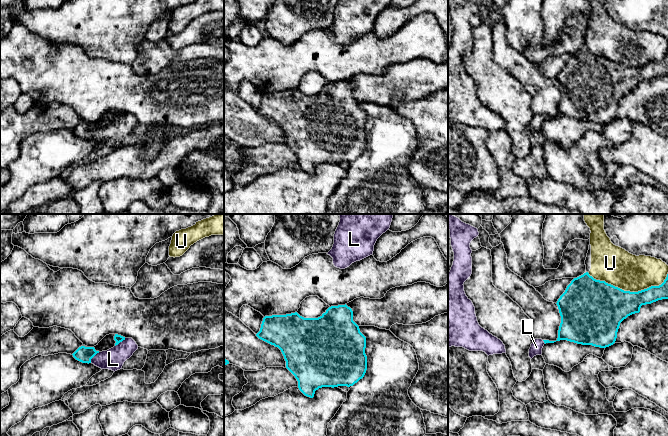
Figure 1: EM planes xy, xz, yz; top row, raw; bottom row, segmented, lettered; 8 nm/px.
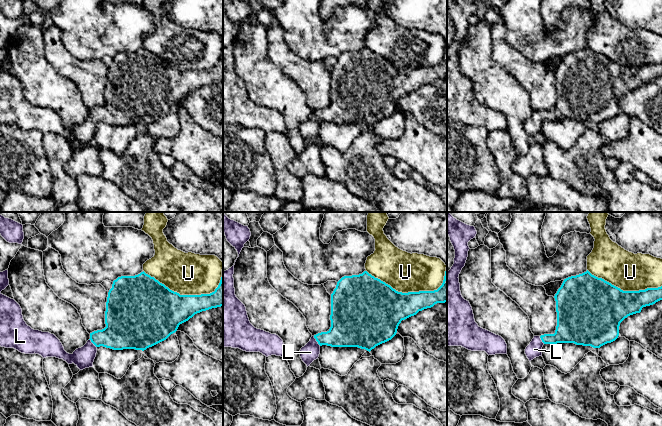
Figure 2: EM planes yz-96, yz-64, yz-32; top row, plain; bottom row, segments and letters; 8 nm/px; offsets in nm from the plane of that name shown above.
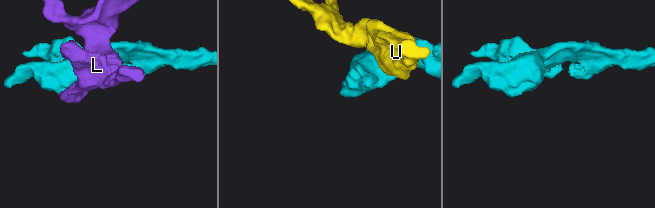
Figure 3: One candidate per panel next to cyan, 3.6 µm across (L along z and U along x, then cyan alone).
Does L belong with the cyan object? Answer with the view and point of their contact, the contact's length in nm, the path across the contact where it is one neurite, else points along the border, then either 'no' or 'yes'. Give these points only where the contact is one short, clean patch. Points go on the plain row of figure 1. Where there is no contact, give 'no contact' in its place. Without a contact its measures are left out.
xy (93, 132) | 120 nm | across xy (83, 130), (93, 132), (99, 135), (113, 135) | yes

